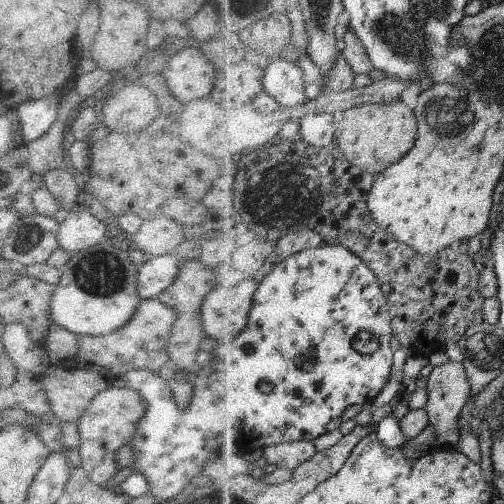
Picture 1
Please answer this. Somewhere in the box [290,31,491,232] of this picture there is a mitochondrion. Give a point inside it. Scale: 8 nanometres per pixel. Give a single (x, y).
(447, 115)

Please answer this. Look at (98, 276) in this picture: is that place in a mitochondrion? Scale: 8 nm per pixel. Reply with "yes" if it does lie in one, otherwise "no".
yes

